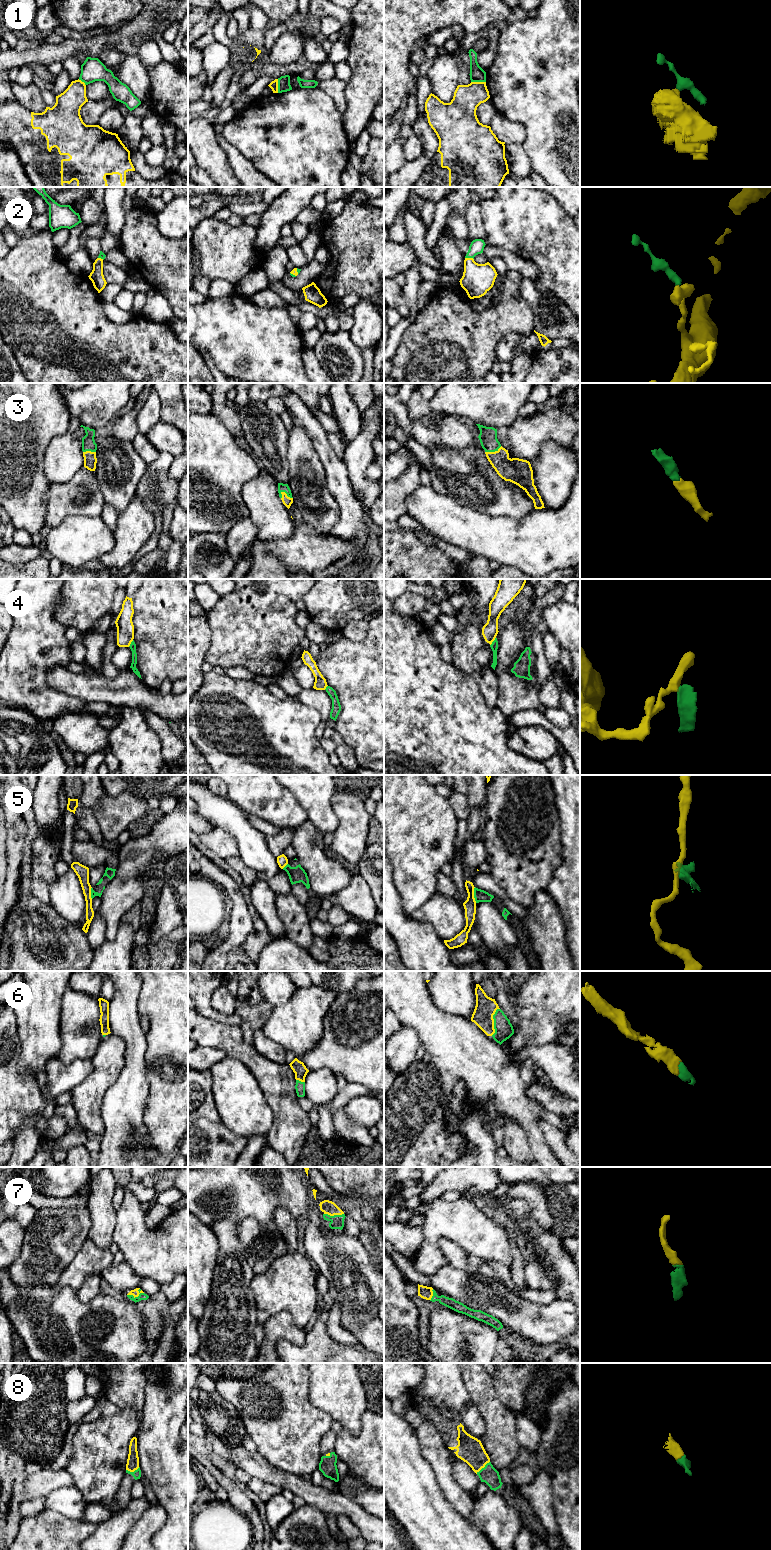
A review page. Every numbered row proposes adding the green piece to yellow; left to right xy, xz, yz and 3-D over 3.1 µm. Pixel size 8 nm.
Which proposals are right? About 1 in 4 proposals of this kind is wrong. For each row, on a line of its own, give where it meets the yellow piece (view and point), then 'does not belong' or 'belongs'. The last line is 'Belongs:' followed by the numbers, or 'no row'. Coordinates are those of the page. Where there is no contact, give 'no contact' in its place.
1: yz (478, 82) | does not belong
2: yz (469, 258) | belongs
3: xz (286, 494) | belongs
4: yz (493, 640) | does not belong
5: yz (473, 895) | does not belong
6: yz (493, 1021) | belongs
7: xy (135, 1296) | belongs
8: yz (482, 1467) | belongs
Belongs: 2, 3, 6, 7, 8

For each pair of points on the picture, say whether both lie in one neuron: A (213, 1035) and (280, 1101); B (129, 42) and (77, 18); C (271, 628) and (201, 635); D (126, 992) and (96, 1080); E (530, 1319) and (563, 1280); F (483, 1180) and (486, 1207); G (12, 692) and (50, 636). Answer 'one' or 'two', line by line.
A: one
B: two
C: two
D: two
E: two
F: two
G: one

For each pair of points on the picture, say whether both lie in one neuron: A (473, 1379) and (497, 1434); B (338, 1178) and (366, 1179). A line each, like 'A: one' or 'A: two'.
A: one
B: one

